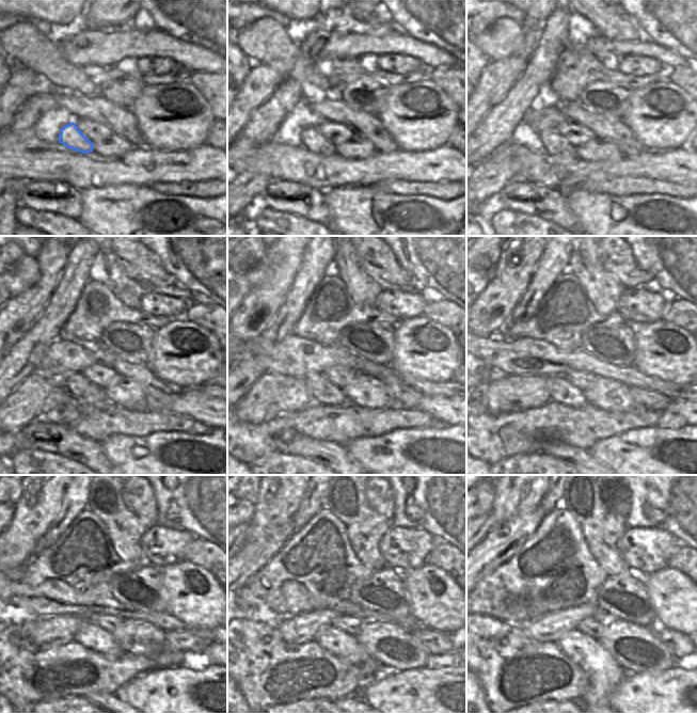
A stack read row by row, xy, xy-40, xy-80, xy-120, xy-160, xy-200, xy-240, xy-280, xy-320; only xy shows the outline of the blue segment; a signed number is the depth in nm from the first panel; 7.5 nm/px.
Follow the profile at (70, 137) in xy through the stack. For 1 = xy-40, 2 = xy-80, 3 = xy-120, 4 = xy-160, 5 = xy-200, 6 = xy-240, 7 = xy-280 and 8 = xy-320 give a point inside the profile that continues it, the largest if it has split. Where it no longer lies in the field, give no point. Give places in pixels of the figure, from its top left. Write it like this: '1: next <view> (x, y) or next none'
1: next xy-40 (310, 138)
2: next xy-80 (550, 141)
3: next xy-120 (85, 392)
4: next xy-160 (321, 391)
5: next xy-200 (561, 392)
6: next xy-240 (89, 635)
7: next xy-280 (344, 646)
8: next xy-320 (604, 675)

